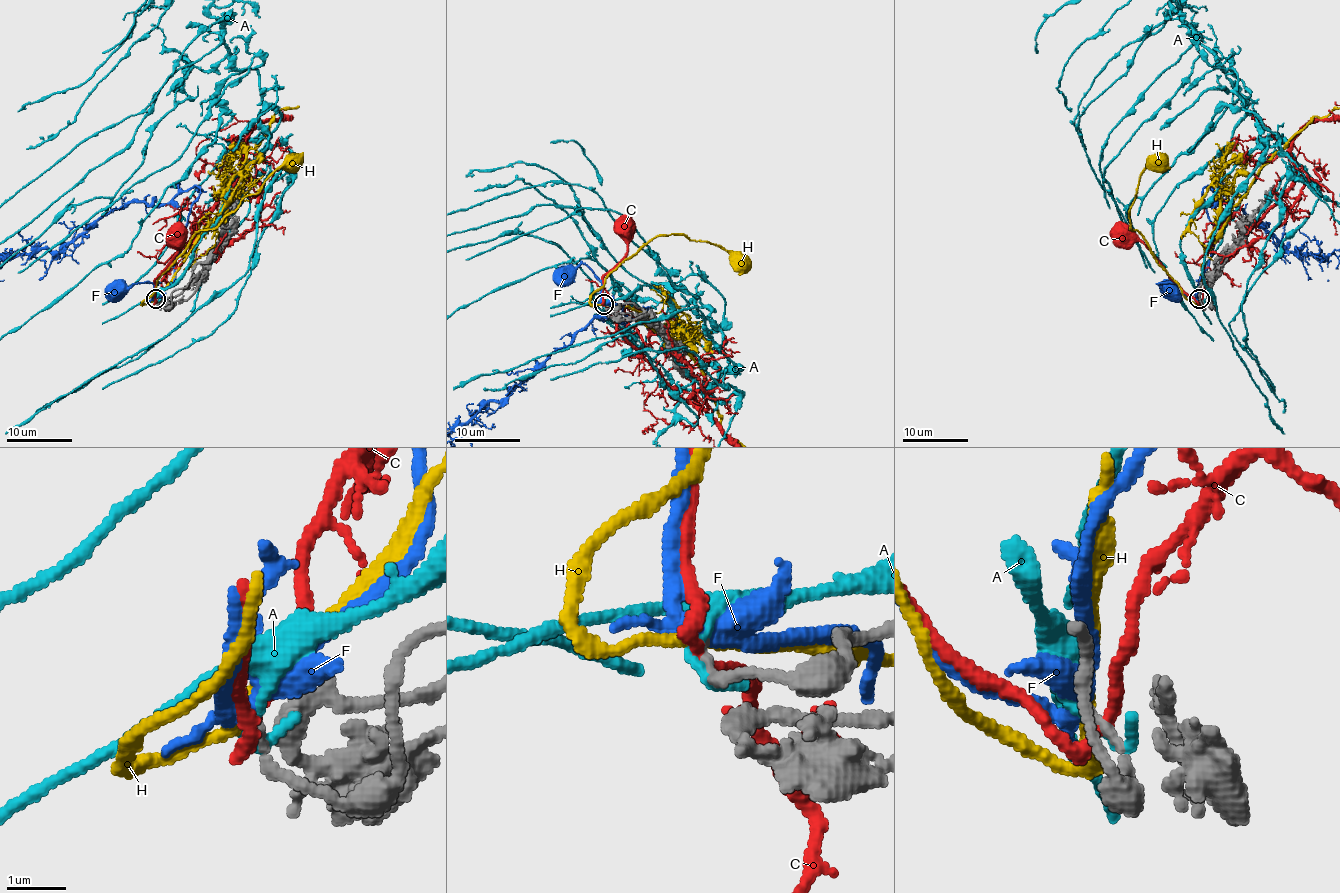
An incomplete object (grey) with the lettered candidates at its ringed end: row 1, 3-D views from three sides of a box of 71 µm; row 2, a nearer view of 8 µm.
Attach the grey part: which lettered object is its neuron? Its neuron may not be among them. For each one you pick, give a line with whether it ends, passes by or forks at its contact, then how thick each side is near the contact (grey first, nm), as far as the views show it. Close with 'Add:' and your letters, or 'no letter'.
Add: no letter

